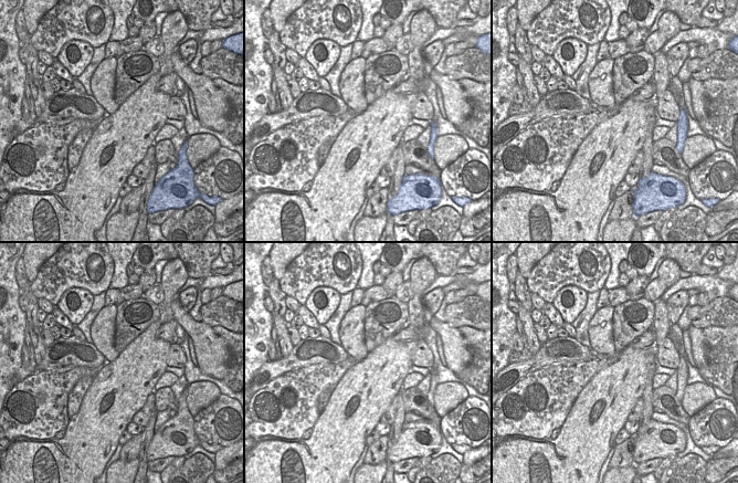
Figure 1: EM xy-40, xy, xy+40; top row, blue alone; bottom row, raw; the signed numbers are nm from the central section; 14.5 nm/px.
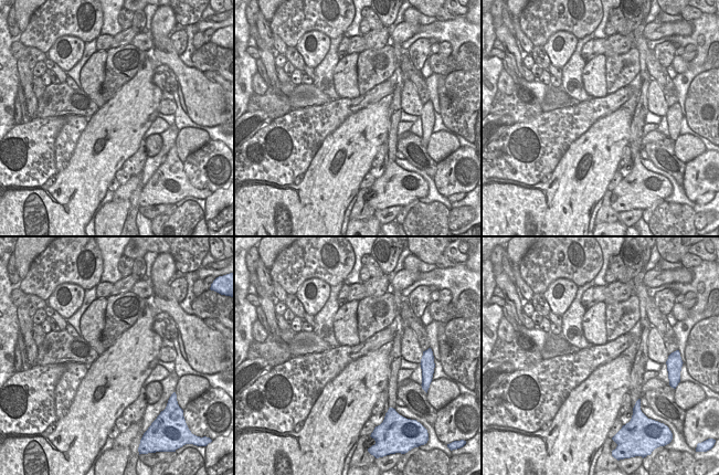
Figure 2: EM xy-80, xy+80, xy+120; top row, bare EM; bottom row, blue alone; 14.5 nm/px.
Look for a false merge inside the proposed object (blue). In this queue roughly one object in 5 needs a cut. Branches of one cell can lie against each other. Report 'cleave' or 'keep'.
keep

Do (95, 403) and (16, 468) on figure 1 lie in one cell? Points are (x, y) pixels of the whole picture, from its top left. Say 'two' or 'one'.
one

